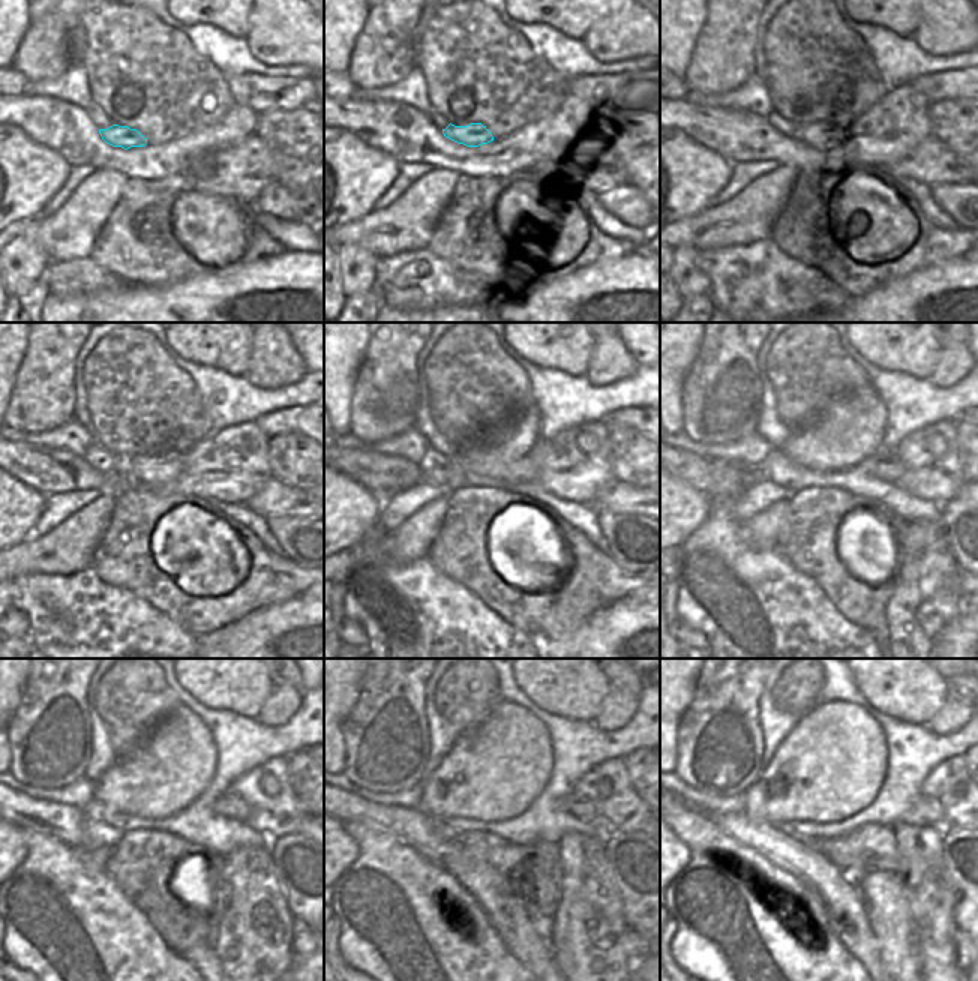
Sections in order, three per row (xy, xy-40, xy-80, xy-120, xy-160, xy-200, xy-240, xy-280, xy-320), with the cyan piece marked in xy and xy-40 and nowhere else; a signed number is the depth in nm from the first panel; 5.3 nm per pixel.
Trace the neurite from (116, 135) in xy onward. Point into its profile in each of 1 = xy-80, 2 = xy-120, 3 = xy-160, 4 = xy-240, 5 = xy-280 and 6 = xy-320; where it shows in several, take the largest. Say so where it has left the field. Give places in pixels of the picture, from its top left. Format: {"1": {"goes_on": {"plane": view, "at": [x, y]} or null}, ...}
{"1": {"goes_on": {"plane": "xy-80", "at": [810, 134]}}, "2": {"goes_on": {"plane": "xy-120", "at": [144, 470]}}, "3": {"goes_on": {"plane": "xy-160", "at": [524, 470]}}, "4": {"goes_on": {"plane": "xy-240", "at": [228, 804]}}, "5": {"goes_on": {"plane": "xy-280", "at": [578, 806]}}, "6": {"goes_on": {"plane": "xy-320", "at": [929, 809]}}}

